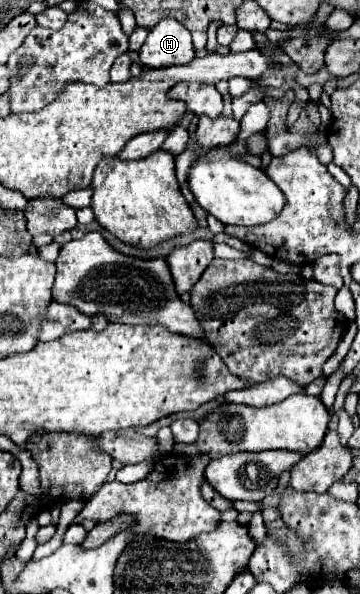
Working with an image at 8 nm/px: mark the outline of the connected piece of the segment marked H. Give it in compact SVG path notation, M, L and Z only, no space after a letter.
M163 17L149 29L147 41L139 49L139 61L147 67L187 65L195 57L191 33L173 17Z

